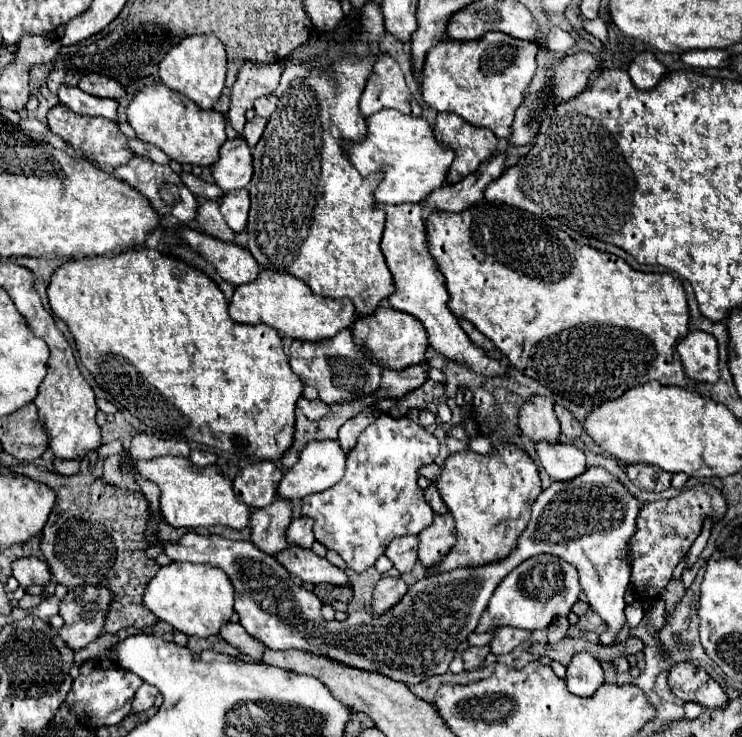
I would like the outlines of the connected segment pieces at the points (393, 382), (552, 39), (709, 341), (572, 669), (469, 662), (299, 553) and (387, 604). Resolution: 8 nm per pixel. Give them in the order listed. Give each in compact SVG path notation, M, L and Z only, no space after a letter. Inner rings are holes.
M422 362L416 366L408 366L404 370L384 370L384 378L380 382L380 398L404 396L406 392L422 386L428 380L430 364Z
M551 27L547 37L548 49L553 52L562 52L576 48L577 43L573 36L557 27Z
M692 330L686 338L680 340L678 354L686 368L686 374L692 380L716 384L716 380L720 378L716 338L702 330Z
M578 652L572 656L572 662L566 668L564 676L568 690L576 696L592 696L596 688L604 682L600 662L586 652Z
M480 646L480 648L466 648L464 654L462 654L462 660L464 660L464 670L474 670L478 668L484 658L488 656L490 648L488 646Z
M288 546L284 552L274 556L290 574L312 584L348 584L344 570L332 566L326 558L316 556L312 550Z
M382 578L376 584L374 596L372 596L372 612L380 614L380 612L388 612L388 608L394 608L406 594L408 586L402 578Z

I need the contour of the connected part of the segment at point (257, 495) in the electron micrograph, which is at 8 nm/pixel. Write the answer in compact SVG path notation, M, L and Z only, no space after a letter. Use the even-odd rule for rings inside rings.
M254 460L234 478L236 498L250 508L264 508L276 498L276 484L282 480L282 470L276 462Z

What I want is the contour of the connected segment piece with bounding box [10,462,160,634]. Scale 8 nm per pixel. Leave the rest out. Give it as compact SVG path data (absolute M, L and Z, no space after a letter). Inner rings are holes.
M86 462L82 470L74 476L48 472L34 464L18 464L10 466L10 470L24 474L32 480L44 482L56 492L56 504L52 508L48 524L42 530L44 538L40 544L56 582L62 586L68 584L68 588L82 584L108 586L114 592L116 600L112 602L106 618L106 632L114 634L120 628L128 626L152 626L156 622L156 616L152 616L152 612L144 608L142 594L160 566L154 560L146 558L148 546L144 544L144 530L150 518L148 502L144 500L144 496L130 494L126 490L118 490L114 486L104 484L88 472ZM66 570L70 570L68 578Z

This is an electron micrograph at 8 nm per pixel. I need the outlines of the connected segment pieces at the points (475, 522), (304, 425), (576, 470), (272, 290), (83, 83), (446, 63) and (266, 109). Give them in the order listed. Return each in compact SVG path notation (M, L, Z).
M500 444L490 456L462 450L446 458L436 486L456 520L456 546L440 564L426 568L428 574L442 574L456 568L480 568L510 556L520 534L528 526L530 506L542 492L534 460L512 444Z
M360 398L354 402L342 402L338 406L332 406L332 412L328 416L324 416L322 420L308 420L300 408L296 410L296 436L294 436L294 444L292 448L284 454L282 464L286 468L292 468L296 464L296 460L300 458L300 452L304 450L304 446L312 440L336 440L338 438L338 430L340 426L356 416L358 412L362 412L366 406L374 404L376 400L372 398Z
M546 440L534 444L542 468L552 476L552 480L572 480L586 470L586 456L574 444L548 444Z
M262 270L254 282L242 284L234 290L228 312L230 318L238 324L268 324L282 336L310 342L332 338L340 330L350 328L356 320L354 306L348 298L342 298L340 304L332 298L320 298L312 294L312 290L302 280L292 278L290 274L268 270Z
M94 74L92 78L80 80L78 88L88 92L88 94L92 94L92 96L100 96L100 98L120 100L122 96L126 96L126 90L118 80L108 78L108 76L100 76L100 74Z
M486 32L482 38L470 42L452 42L452 40L440 42L432 46L426 54L424 74L420 80L424 102L438 112L454 112L468 124L484 126L492 130L500 140L508 140L512 132L510 126L514 120L514 112L522 104L524 90L530 86L532 76L536 72L538 50L540 50L538 44L516 40L512 36L506 36L504 32Z
M274 94L258 98L258 100L254 102L254 112L256 112L256 116L260 116L260 118L266 118L266 120L268 120L268 118L272 116L272 112L276 110L276 102L278 102L278 98L276 98Z

